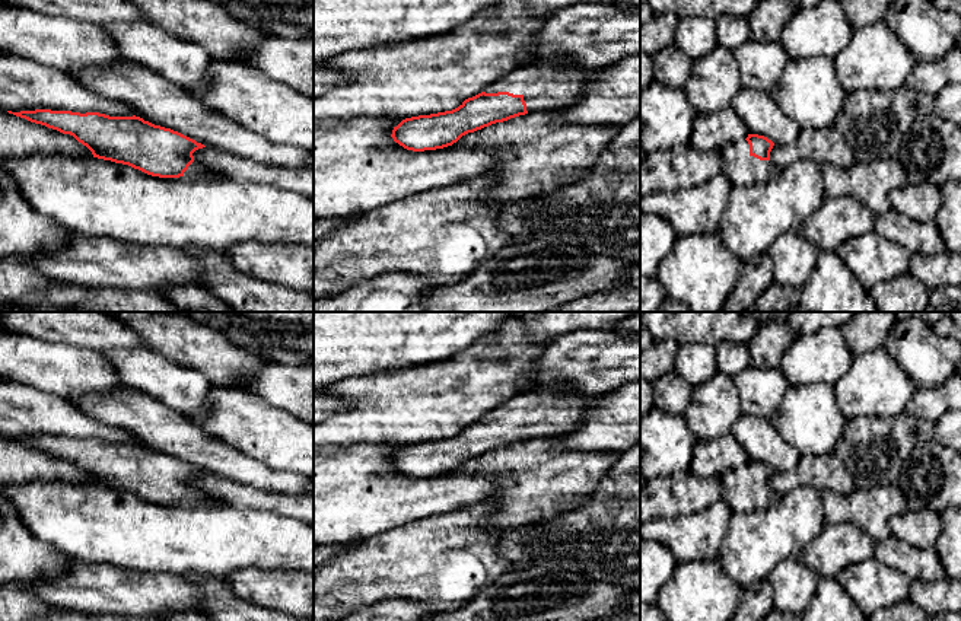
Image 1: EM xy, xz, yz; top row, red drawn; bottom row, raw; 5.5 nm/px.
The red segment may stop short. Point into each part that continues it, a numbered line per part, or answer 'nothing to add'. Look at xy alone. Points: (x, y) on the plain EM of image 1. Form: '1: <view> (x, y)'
1: xy (194, 496)

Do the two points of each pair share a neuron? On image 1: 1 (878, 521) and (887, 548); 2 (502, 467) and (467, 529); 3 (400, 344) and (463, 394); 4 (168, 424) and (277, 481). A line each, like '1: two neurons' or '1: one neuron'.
1: two neurons
2: two neurons
3: two neurons
4: one neuron

